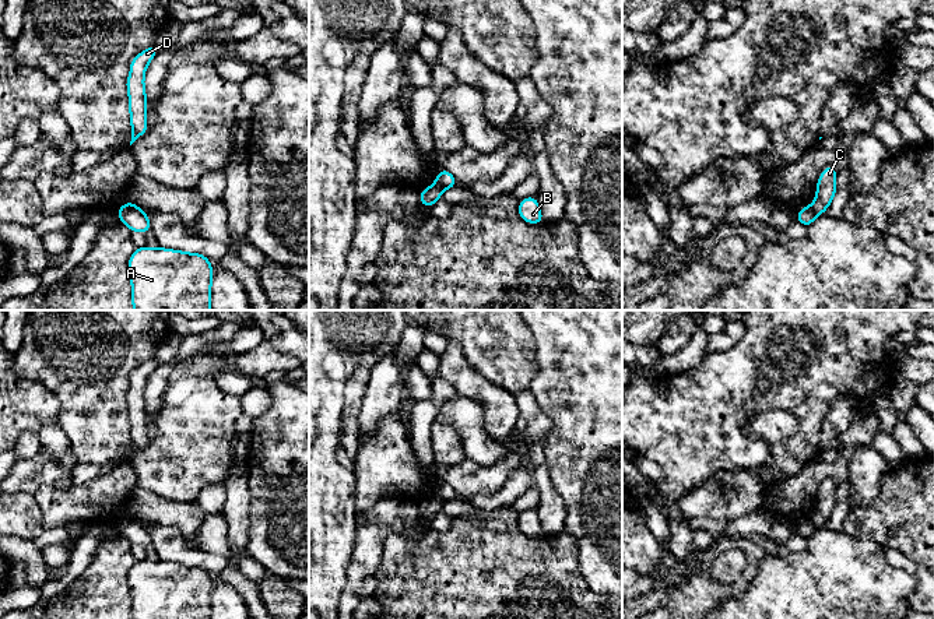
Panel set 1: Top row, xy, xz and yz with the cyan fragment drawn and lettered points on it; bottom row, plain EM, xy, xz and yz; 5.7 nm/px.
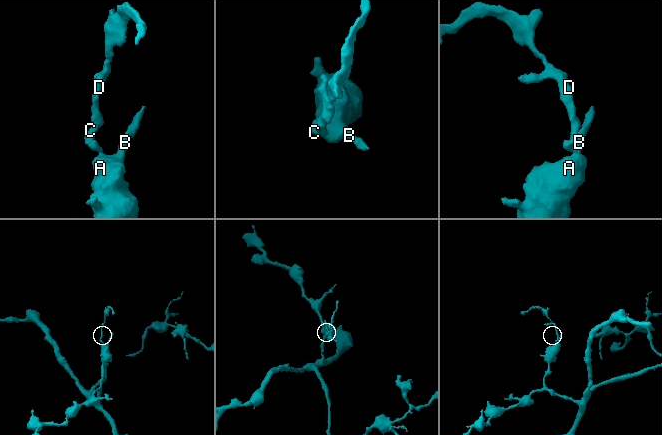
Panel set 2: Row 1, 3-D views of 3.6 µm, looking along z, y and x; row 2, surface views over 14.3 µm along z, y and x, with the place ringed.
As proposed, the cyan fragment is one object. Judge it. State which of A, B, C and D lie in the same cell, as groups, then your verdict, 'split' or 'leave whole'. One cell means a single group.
A B / C D; split

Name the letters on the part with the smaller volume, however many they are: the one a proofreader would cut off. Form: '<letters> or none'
C, D

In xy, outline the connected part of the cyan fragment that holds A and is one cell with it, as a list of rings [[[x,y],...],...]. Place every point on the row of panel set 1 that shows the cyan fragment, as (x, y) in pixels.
[[[144,246],[127,267],[133,310],[211,310],[213,264],[206,256]]]

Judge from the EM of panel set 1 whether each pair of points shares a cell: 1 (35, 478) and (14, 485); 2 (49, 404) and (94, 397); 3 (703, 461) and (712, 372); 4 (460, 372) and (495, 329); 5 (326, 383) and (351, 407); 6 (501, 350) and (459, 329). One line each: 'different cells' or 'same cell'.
1: same cell
2: different cells
3: same cell
4: different cells
5: different cells
6: same cell

